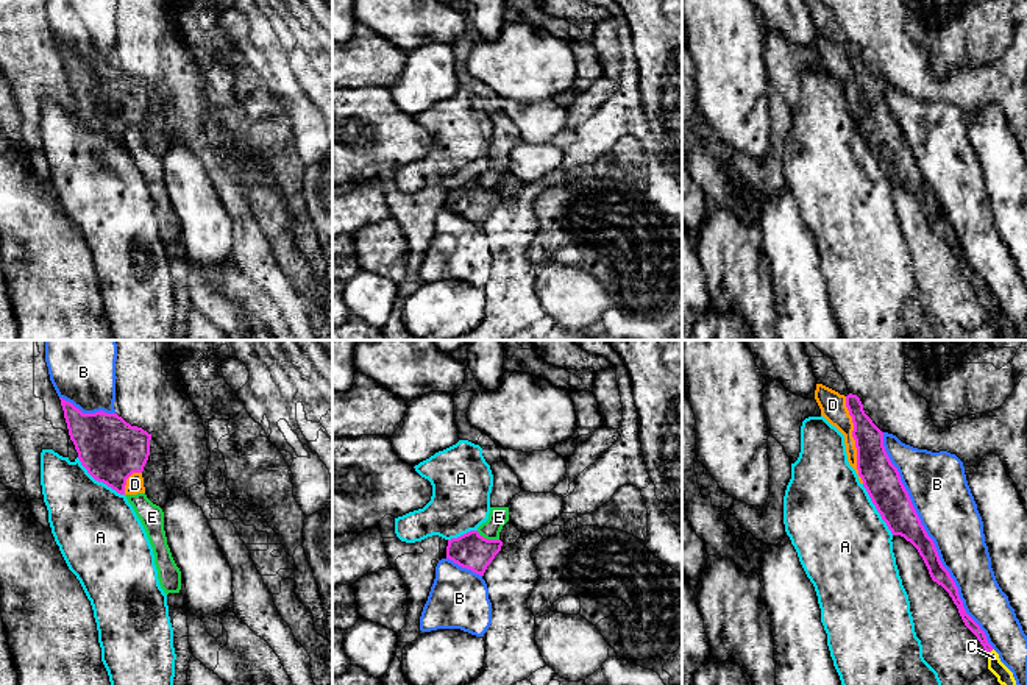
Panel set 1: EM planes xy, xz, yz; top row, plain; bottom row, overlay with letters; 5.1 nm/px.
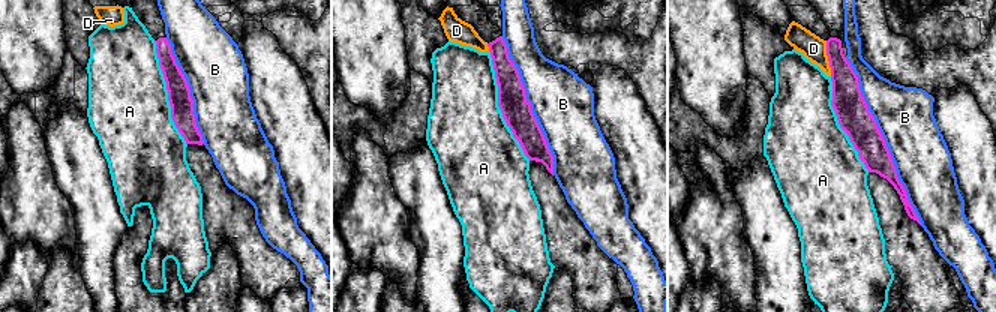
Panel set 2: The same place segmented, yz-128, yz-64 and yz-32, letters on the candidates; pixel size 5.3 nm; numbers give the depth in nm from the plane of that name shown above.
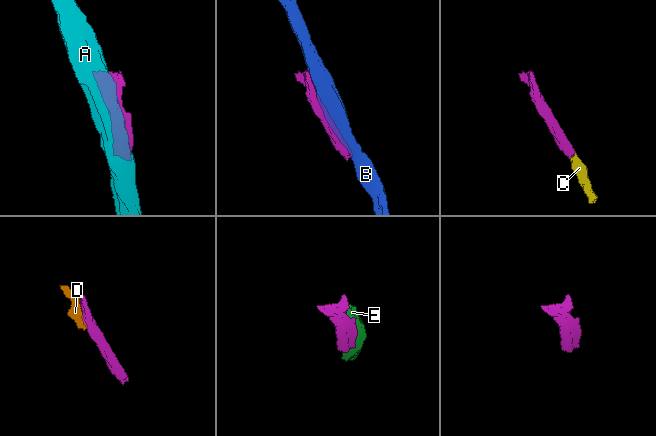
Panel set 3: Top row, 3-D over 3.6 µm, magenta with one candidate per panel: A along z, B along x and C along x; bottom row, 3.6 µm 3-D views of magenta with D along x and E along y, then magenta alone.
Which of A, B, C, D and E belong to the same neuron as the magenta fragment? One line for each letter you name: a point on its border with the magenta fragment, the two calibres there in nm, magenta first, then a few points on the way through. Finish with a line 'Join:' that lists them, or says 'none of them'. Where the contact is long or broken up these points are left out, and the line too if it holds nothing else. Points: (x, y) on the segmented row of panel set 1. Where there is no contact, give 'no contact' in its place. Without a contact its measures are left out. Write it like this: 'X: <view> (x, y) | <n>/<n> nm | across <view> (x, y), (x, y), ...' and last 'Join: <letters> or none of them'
C: yz (990, 651) | 60/80 nm | across yz (970, 623), (990, 651), (995, 665), (1004, 676)
Join: C

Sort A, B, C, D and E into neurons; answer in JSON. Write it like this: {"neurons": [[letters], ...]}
{"neurons": [["A"], ["B"], ["C"], ["D", "E"]]}

